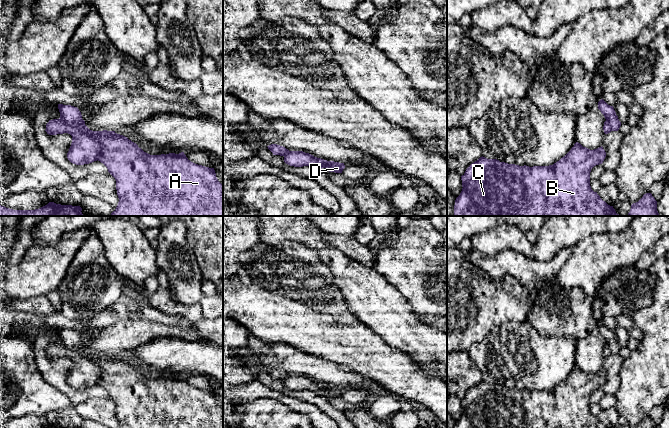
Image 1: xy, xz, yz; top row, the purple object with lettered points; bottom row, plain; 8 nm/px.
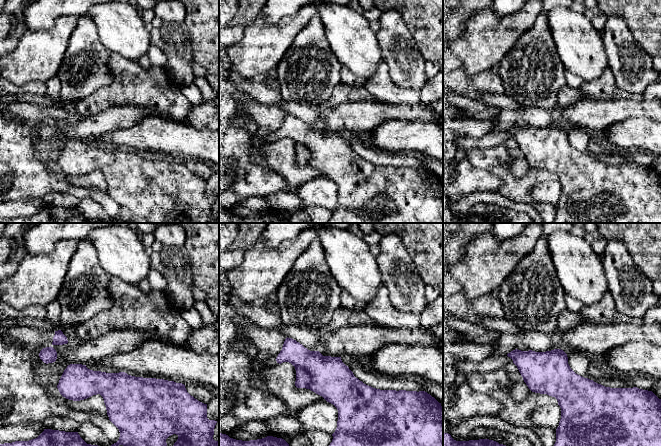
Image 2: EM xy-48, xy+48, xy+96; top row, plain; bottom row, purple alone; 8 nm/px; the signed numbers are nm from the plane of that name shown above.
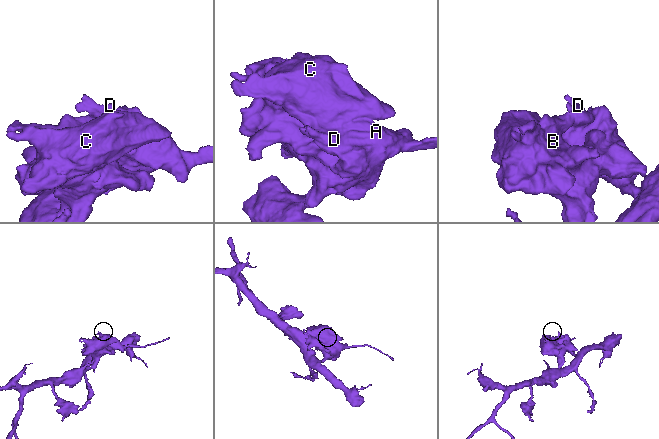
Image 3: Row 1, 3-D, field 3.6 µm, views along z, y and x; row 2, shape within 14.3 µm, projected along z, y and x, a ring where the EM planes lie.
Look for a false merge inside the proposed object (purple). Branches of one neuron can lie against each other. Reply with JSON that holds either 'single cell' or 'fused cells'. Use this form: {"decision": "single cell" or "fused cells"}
{"decision": "fused cells"}

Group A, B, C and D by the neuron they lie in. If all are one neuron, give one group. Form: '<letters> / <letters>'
A D / B C

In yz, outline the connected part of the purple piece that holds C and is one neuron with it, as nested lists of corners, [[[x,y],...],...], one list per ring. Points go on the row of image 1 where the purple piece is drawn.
[[[576,142],[559,161],[549,166],[519,166],[480,157],[461,176],[462,191],[455,200],[454,216],[620,216],[590,186],[591,169],[606,157],[603,147],[590,150]]]

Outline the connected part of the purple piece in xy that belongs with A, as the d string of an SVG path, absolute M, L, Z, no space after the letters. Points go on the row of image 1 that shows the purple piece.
M58 104L58 109L65 124L86 132L101 146L98 161L103 163L115 178L119 198L118 205L110 216L223 216L223 184L218 181L214 168L191 162L184 152L150 155L115 131L90 130L77 107Z

